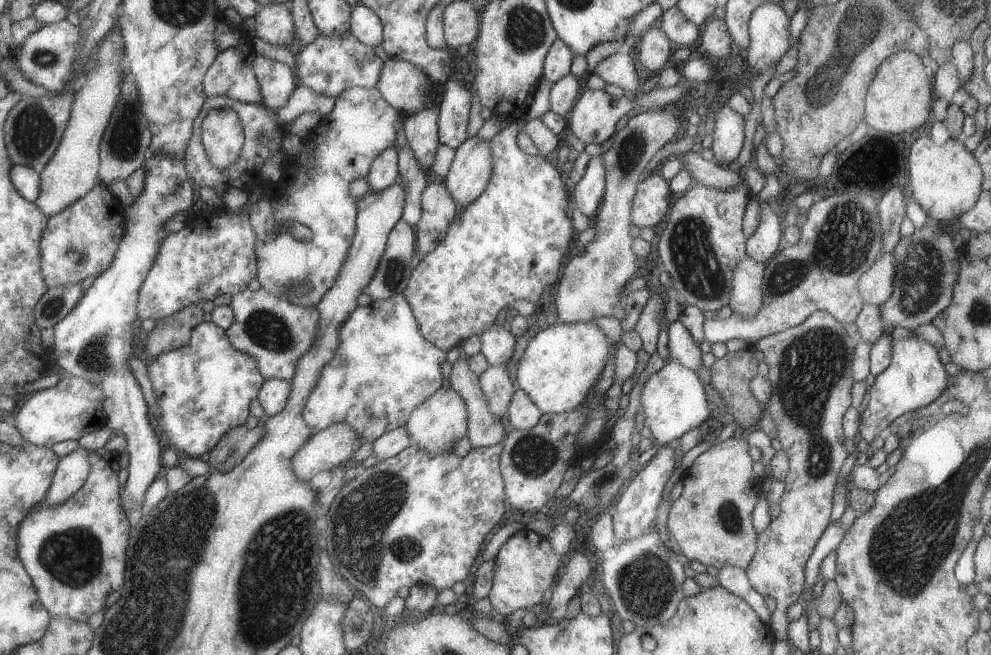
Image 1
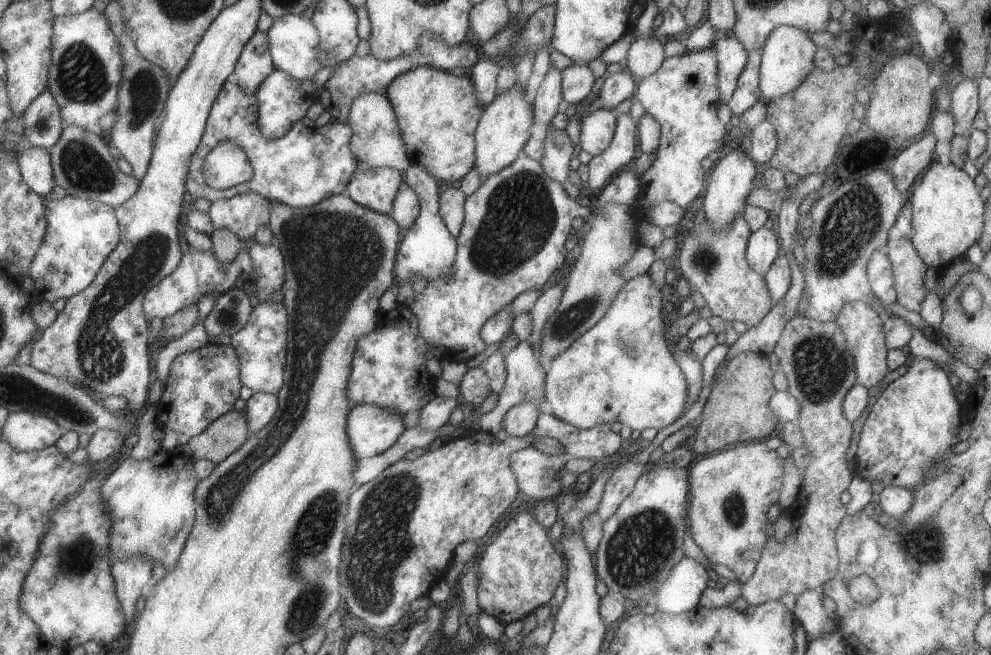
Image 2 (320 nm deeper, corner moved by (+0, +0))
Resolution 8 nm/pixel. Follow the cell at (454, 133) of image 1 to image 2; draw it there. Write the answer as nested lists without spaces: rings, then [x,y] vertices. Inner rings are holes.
[[[485,55],[470,68],[470,79],[475,87],[475,94],[478,103],[484,108],[495,98],[495,76],[501,67],[501,60],[495,60]]]

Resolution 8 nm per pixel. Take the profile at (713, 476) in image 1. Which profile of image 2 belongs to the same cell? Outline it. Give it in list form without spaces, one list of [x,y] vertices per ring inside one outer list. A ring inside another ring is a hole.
[[[761,440],[751,444],[739,444],[735,448],[716,451],[703,457],[698,456],[688,468],[689,502],[685,520],[690,536],[711,563],[727,566],[735,574],[735,580],[741,584],[751,578],[762,548],[768,541],[765,537],[765,528],[769,525],[767,509],[778,502],[783,467],[784,459]]]

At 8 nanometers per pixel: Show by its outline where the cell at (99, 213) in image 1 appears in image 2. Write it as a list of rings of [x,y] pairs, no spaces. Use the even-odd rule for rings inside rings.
[[[67,195],[63,200],[48,199],[46,203],[48,228],[46,239],[38,250],[30,268],[30,278],[42,291],[45,301],[57,302],[59,298],[68,301],[72,296],[78,295],[82,290],[90,287],[102,270],[109,255],[118,247],[122,239],[122,227],[114,206],[101,201],[90,201]]]

